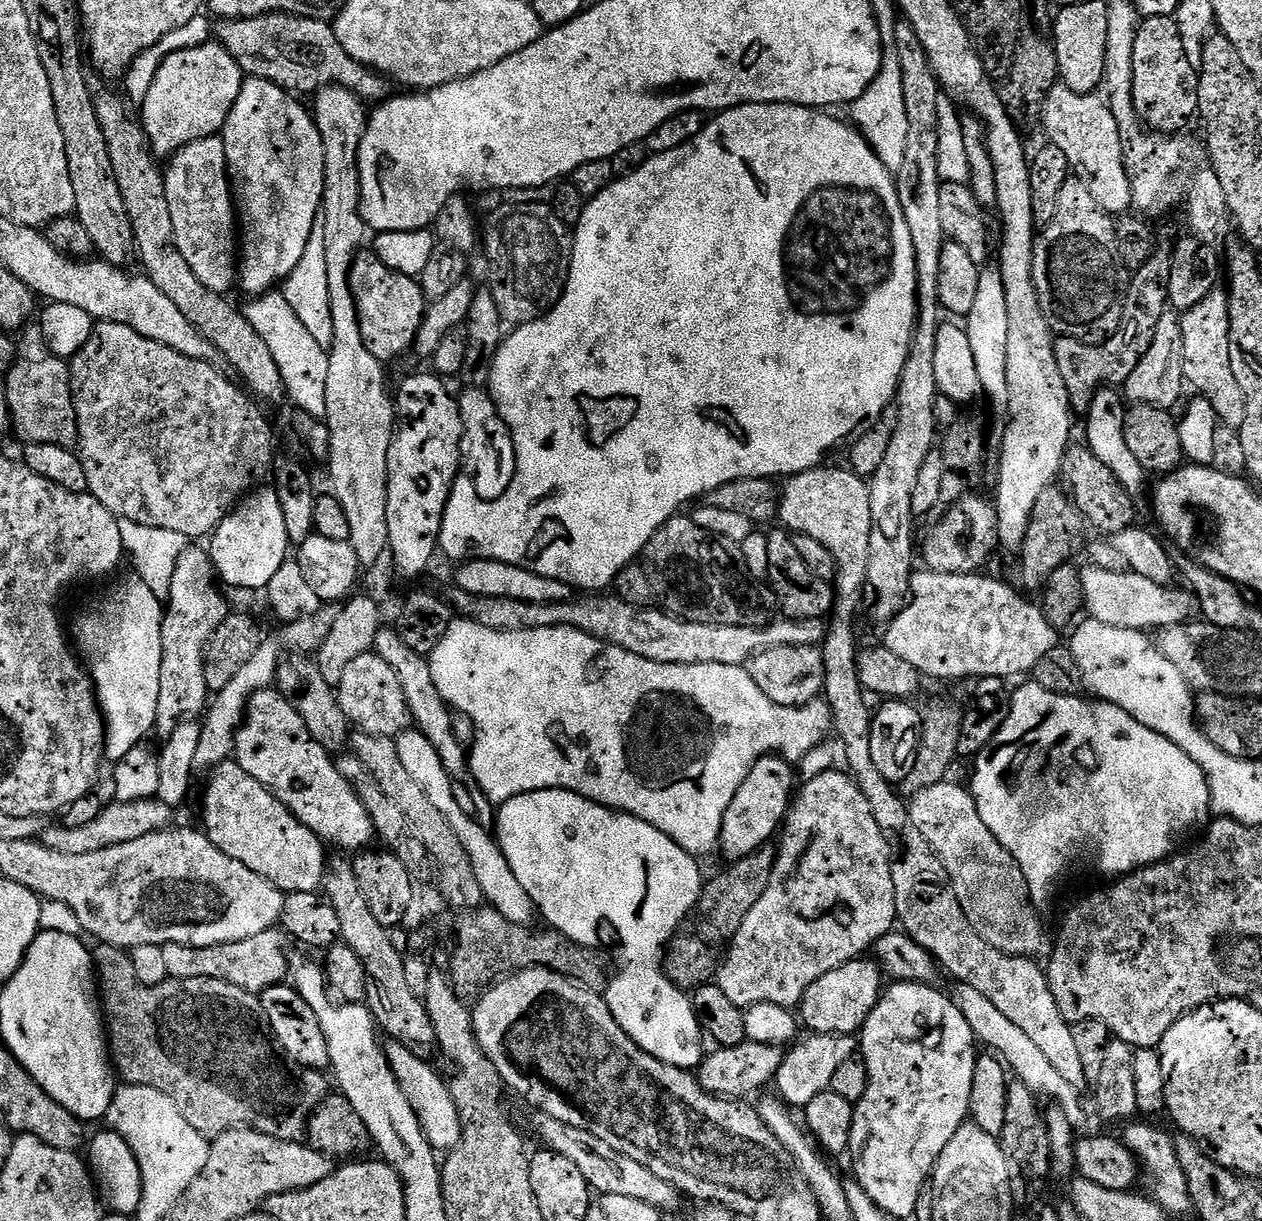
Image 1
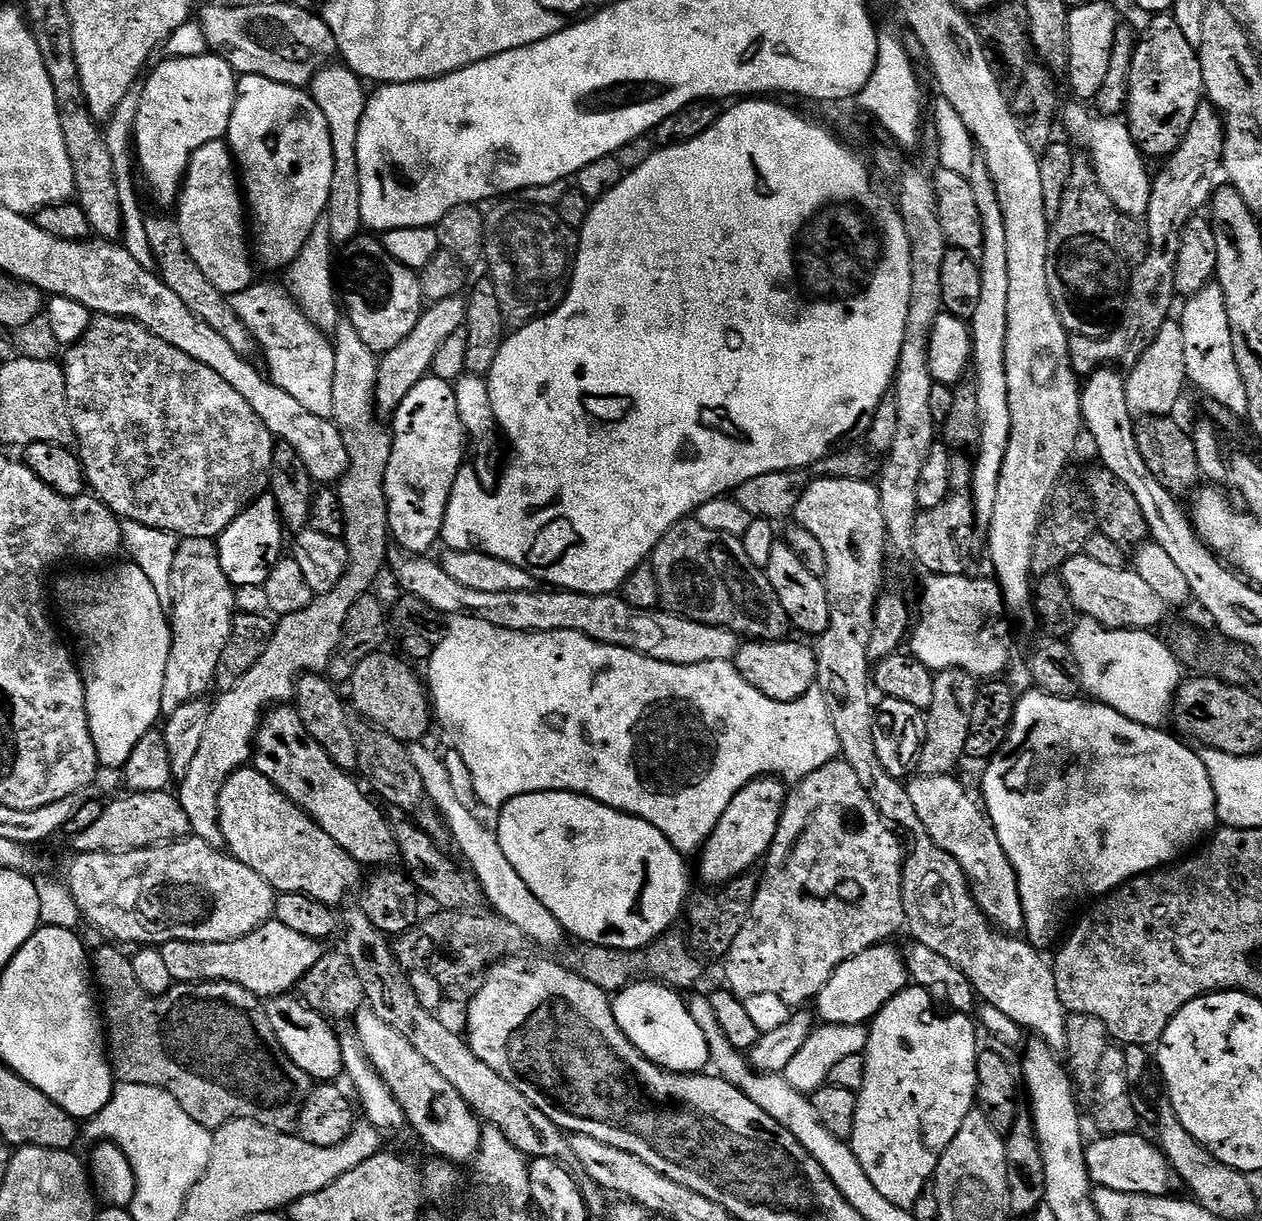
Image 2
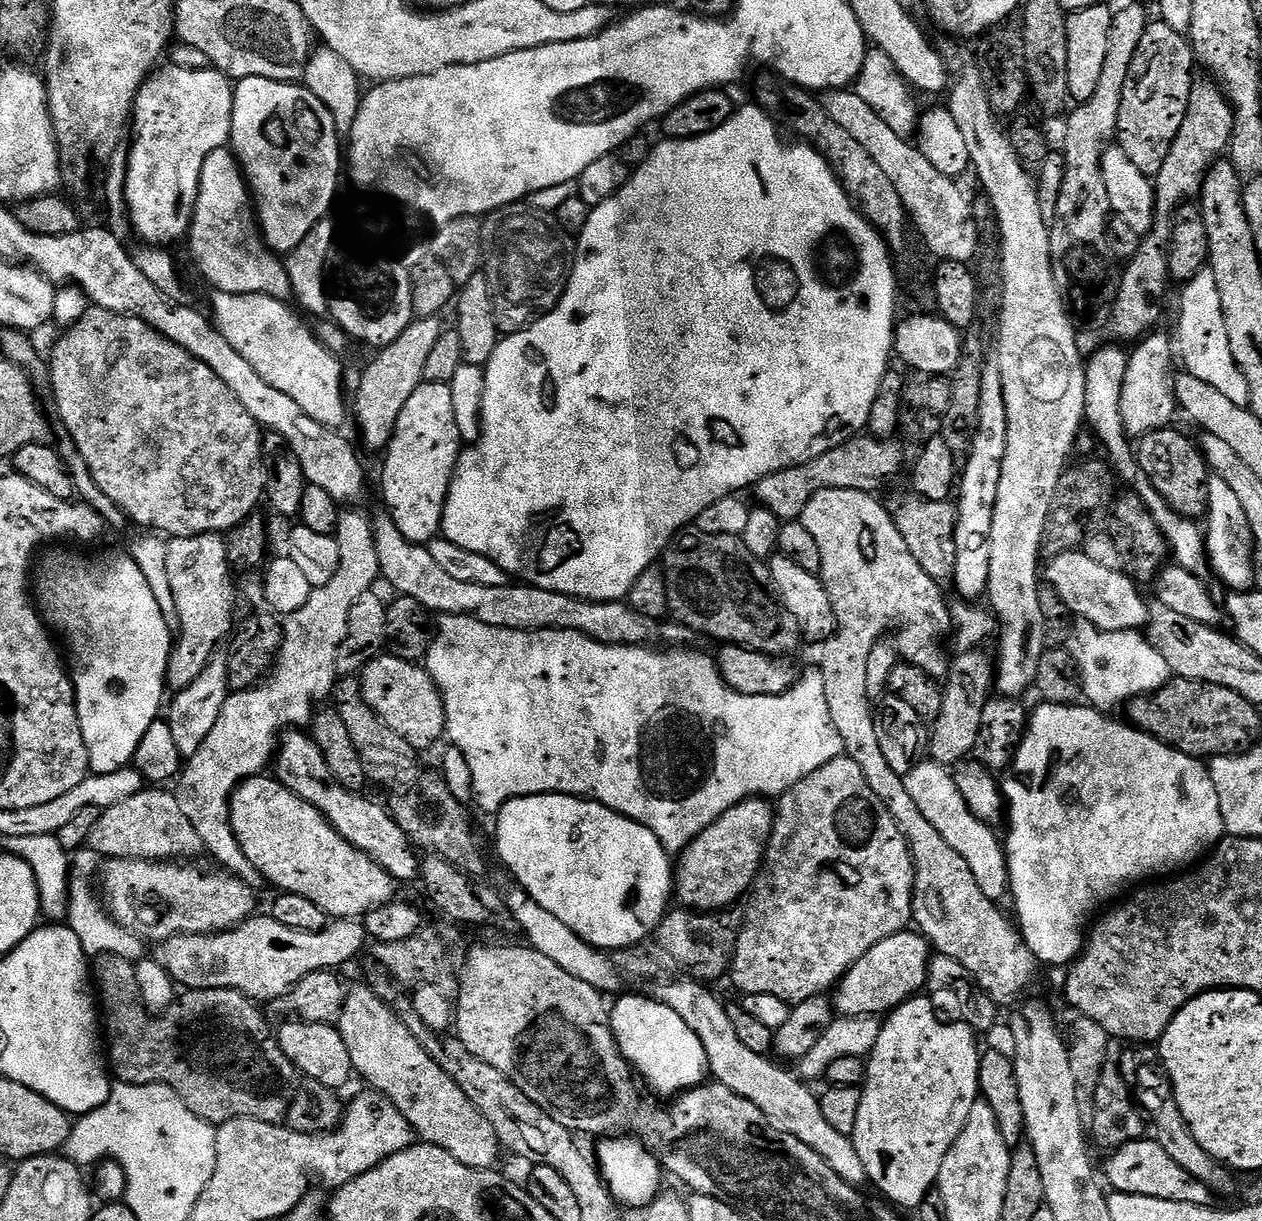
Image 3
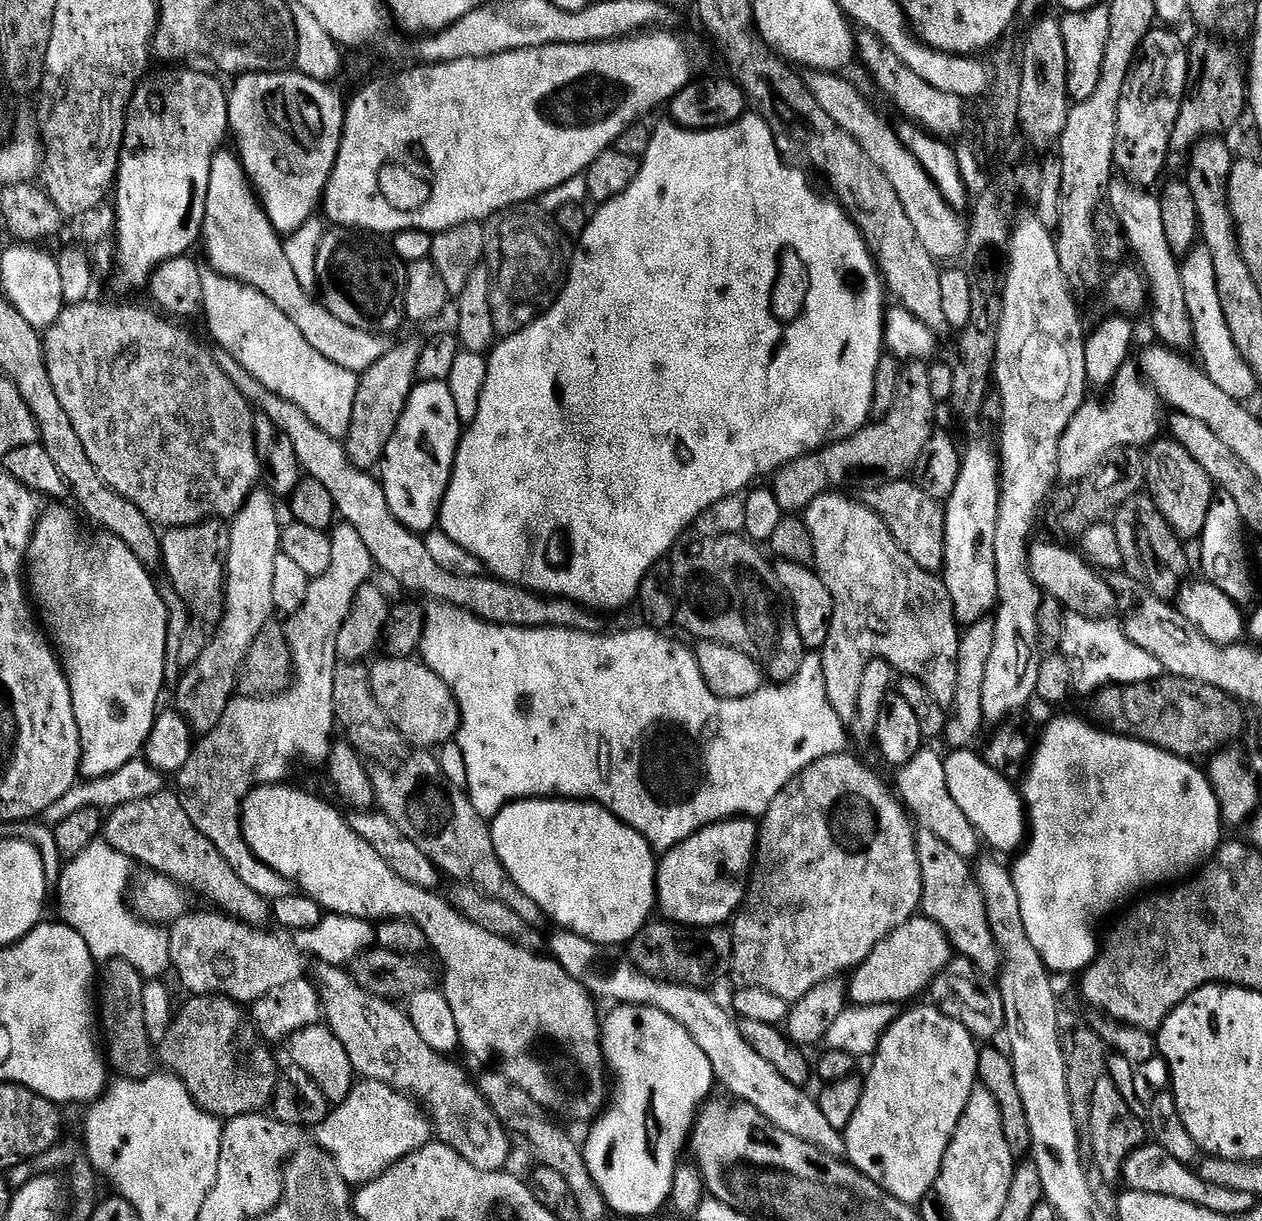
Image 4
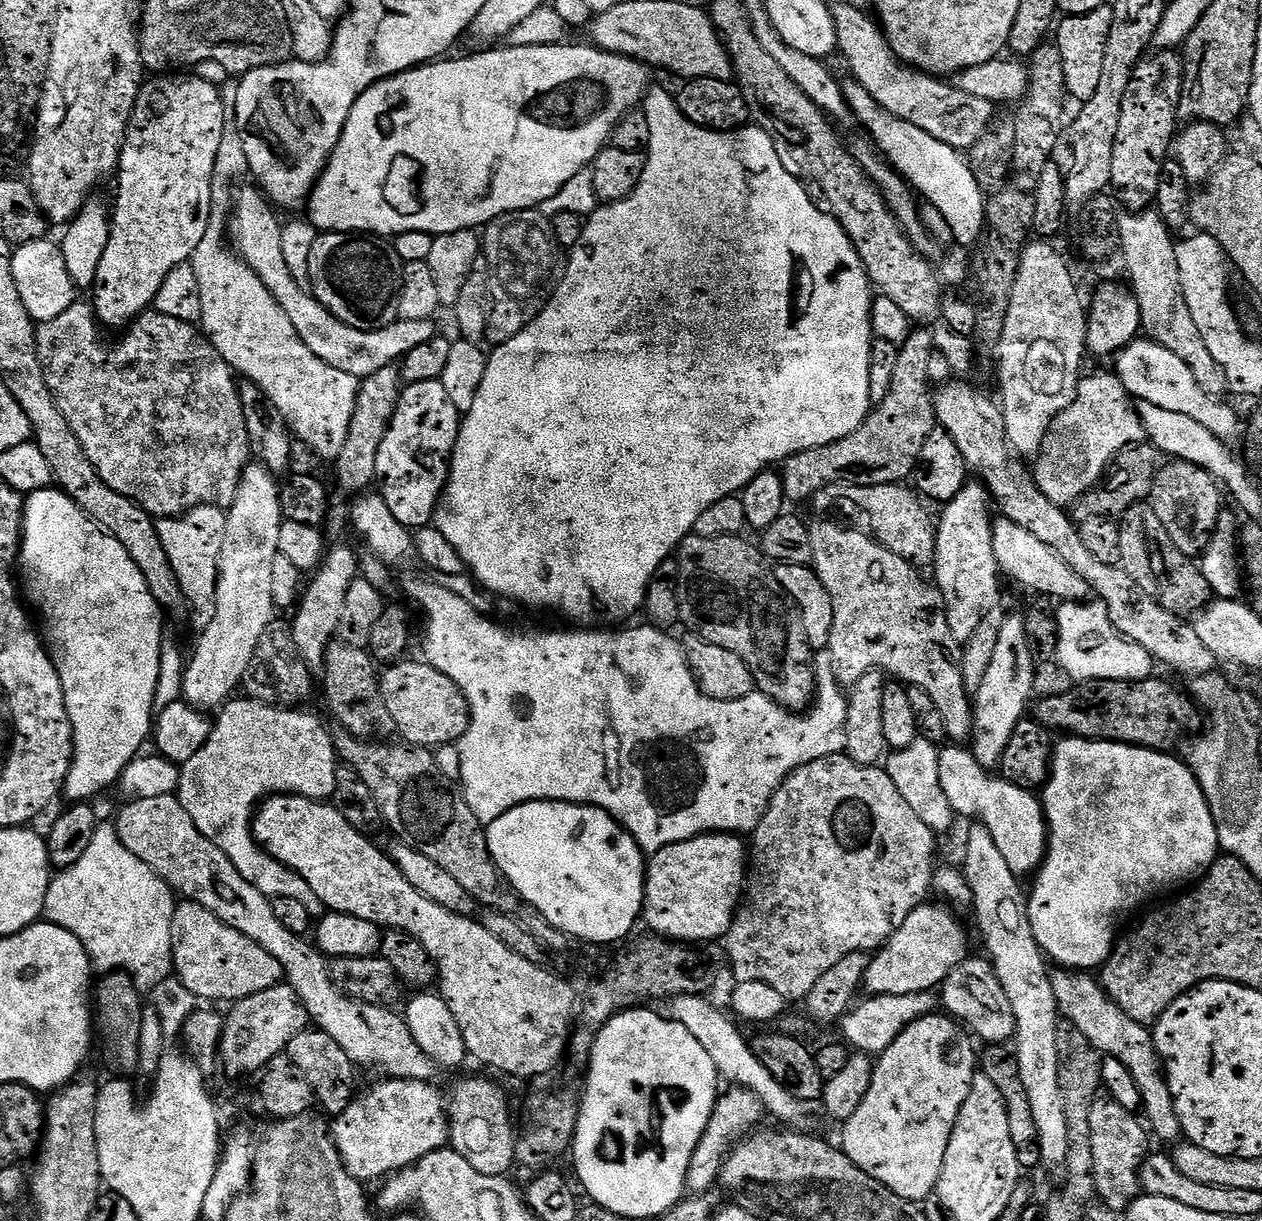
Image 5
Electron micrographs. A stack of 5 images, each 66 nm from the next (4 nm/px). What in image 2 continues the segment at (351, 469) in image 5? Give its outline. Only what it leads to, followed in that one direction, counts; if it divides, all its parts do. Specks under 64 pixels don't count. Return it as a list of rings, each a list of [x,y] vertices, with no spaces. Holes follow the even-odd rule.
[[[463,295],[451,296],[437,304],[429,303],[420,313],[418,326],[414,326],[414,330],[410,330],[410,334],[394,346],[394,350],[379,357],[376,366],[376,410],[381,417],[395,414],[398,406],[402,406],[402,398],[406,398],[406,394],[410,394],[410,390],[414,390],[414,386],[431,373],[434,354],[438,354],[442,342],[446,342],[450,334],[463,329],[467,309],[468,301]]]

